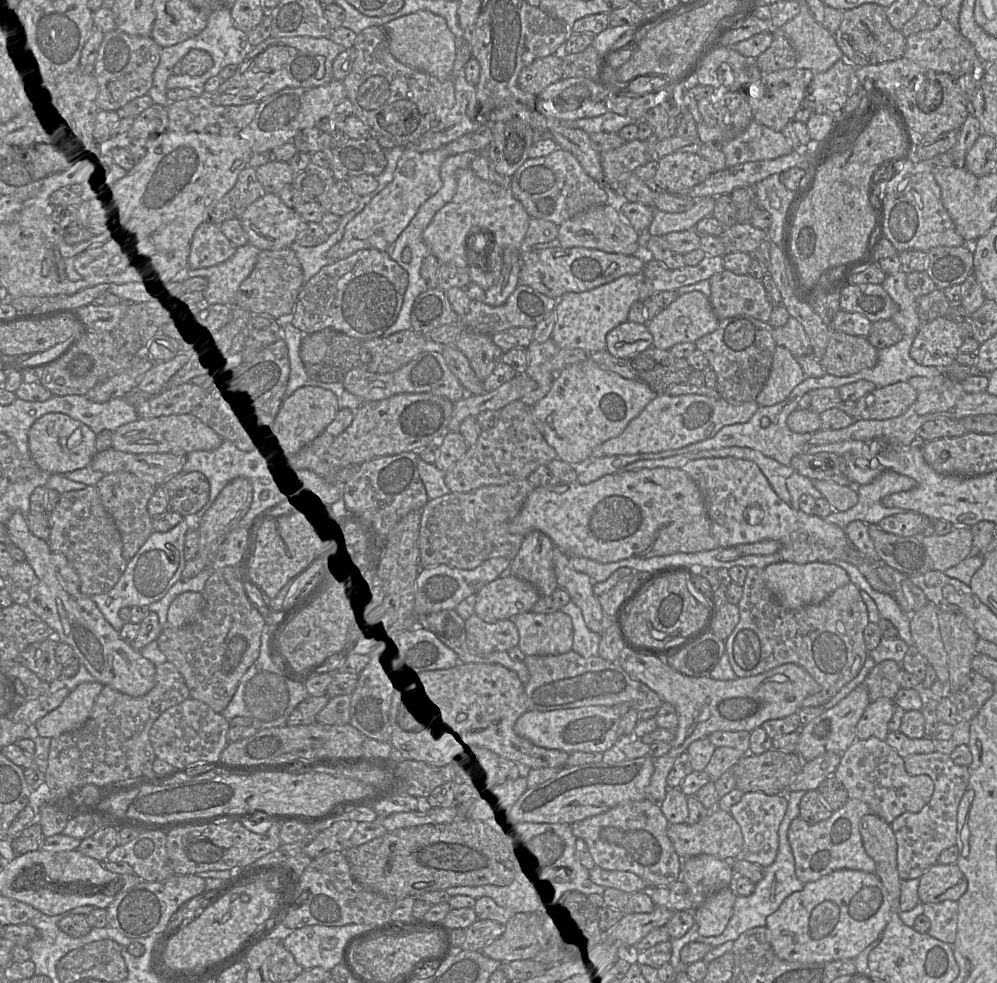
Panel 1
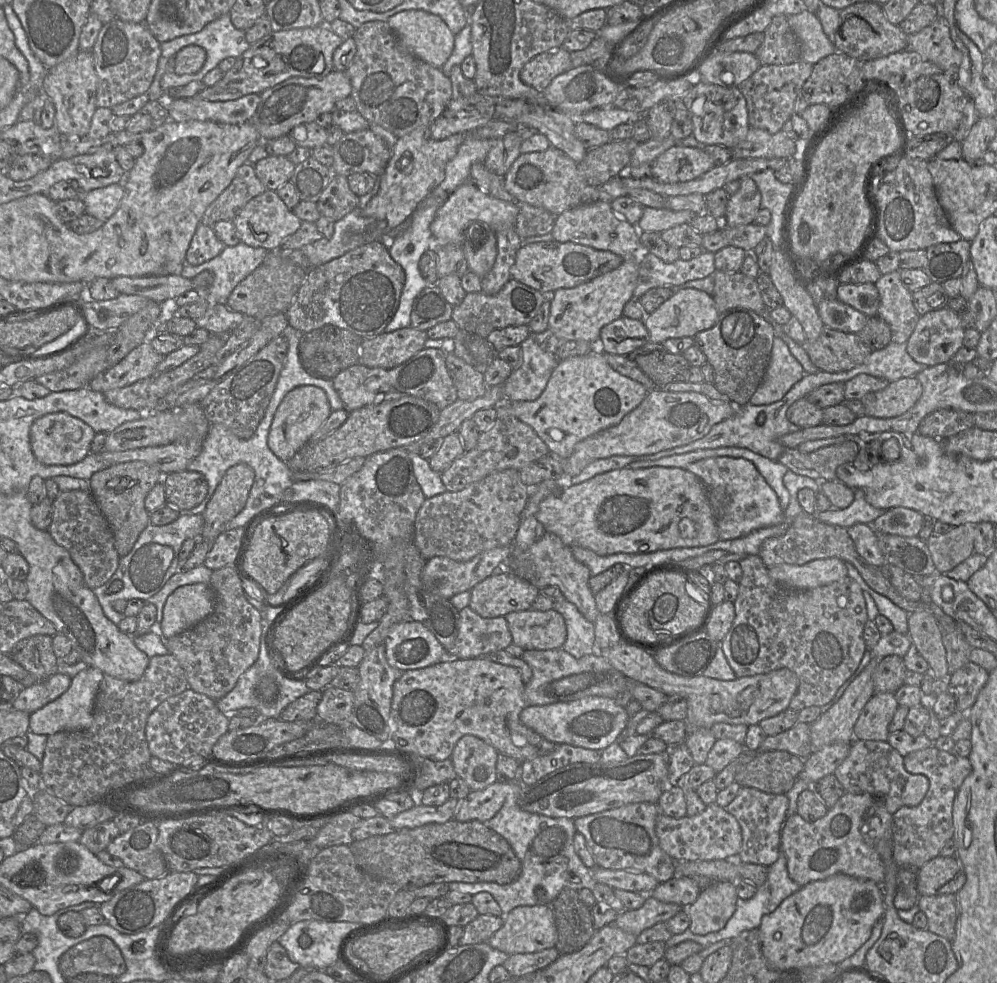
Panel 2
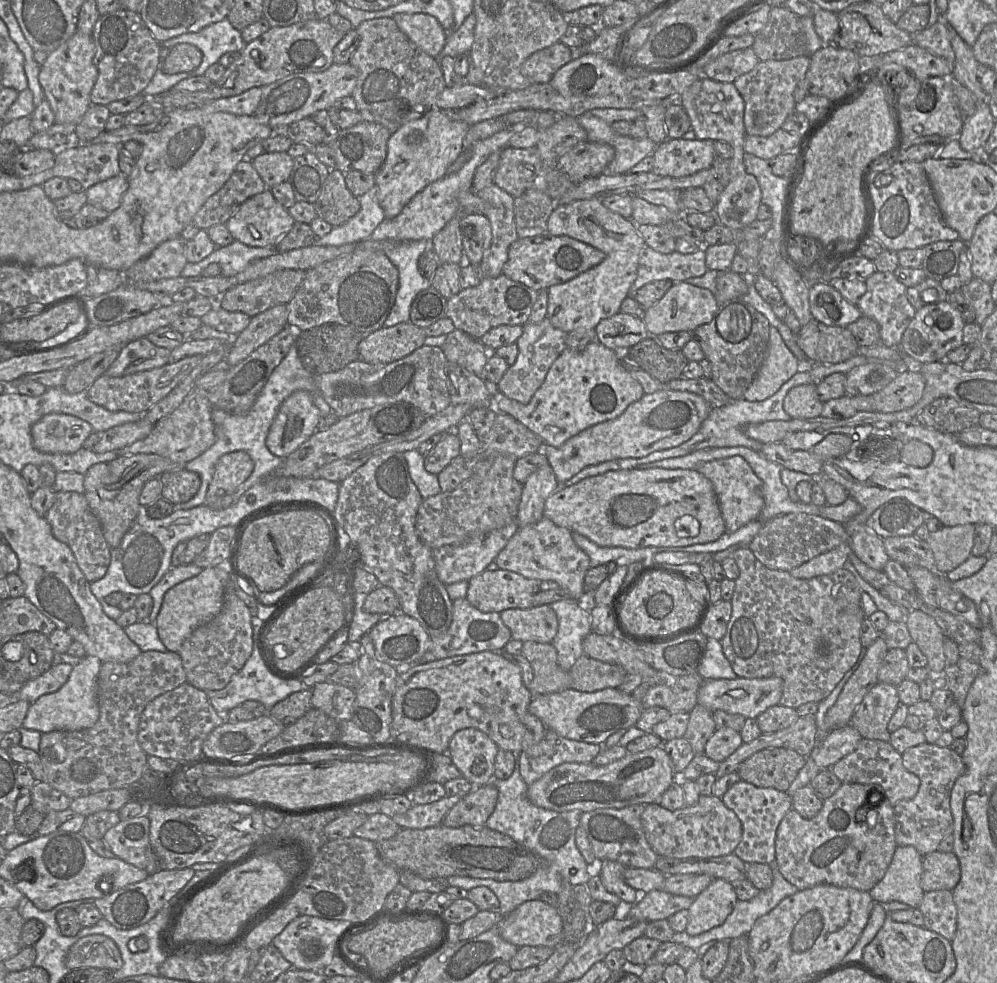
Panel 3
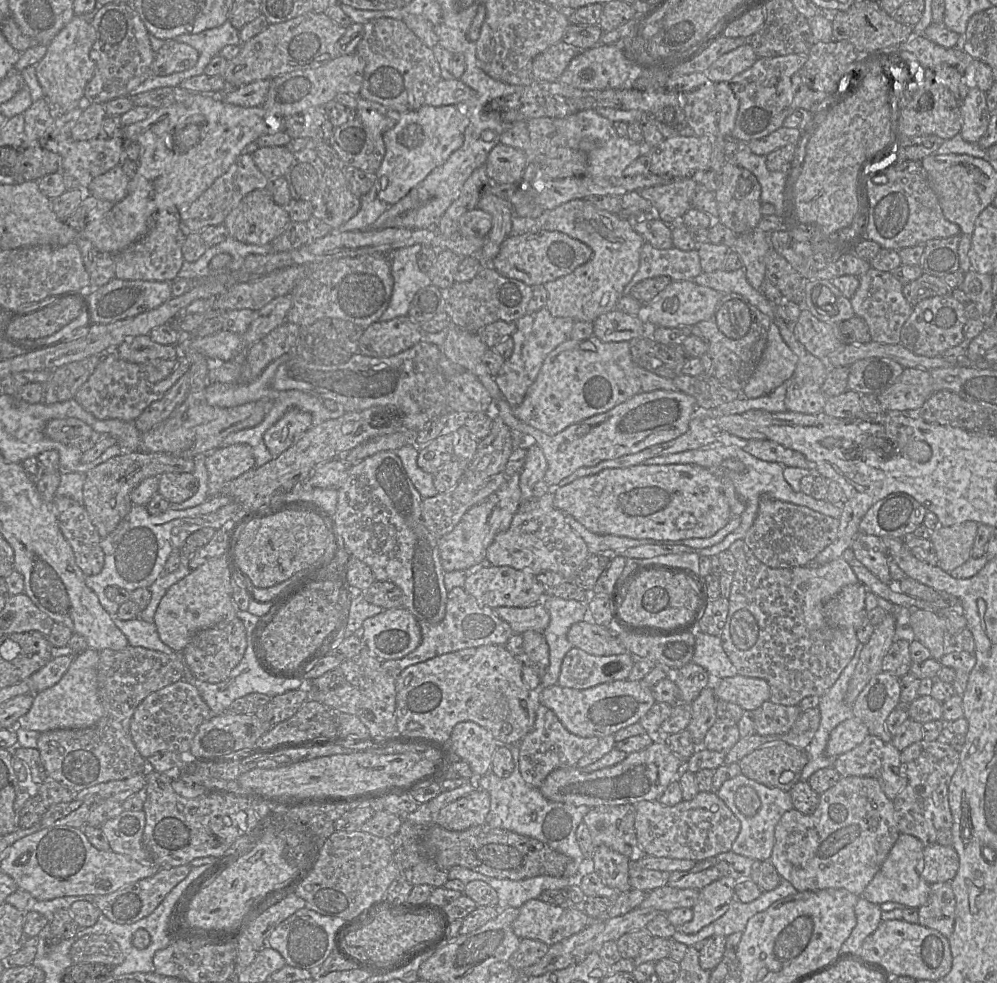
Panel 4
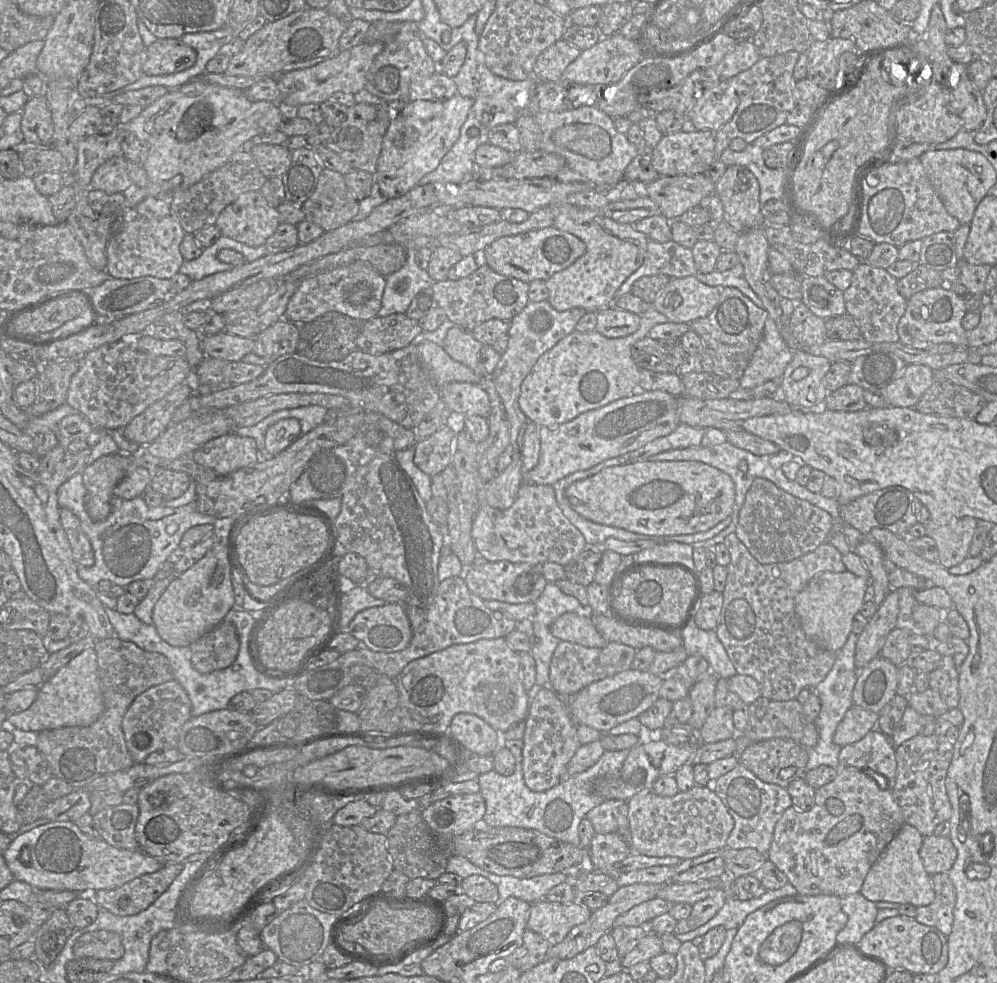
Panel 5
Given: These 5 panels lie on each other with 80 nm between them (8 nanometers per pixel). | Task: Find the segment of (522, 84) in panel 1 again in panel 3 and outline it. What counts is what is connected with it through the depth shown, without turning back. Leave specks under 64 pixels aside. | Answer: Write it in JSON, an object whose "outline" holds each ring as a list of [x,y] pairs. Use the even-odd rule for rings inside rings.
{"outline":[[[557,42],[528,57],[521,66],[521,73],[533,84],[549,83],[554,74],[571,60],[570,48]]]}

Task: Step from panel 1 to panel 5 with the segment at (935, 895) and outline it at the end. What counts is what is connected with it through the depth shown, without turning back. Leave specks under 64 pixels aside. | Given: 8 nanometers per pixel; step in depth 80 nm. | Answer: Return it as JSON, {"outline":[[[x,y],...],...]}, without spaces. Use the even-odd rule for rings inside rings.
{"outline":[[[932,834],[923,838],[920,857],[929,875],[948,873],[957,858],[957,850],[949,836]]]}

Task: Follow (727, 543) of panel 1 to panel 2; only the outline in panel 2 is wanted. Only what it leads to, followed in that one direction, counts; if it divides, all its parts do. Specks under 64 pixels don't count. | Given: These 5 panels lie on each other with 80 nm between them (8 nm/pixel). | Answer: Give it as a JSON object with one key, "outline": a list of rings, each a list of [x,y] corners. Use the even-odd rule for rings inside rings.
{"outline":[[[715,457],[691,463],[686,469],[695,474],[706,488],[720,540],[737,539],[784,520],[784,512],[775,491],[751,461],[744,458]]]}

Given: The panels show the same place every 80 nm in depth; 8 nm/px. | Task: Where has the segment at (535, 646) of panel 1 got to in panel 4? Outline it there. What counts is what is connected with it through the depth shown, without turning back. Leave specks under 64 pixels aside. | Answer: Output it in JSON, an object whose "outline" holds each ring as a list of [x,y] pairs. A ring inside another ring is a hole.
{"outline":[[[541,602],[522,608],[497,607],[492,609],[499,618],[509,623],[514,633],[520,635],[527,630],[543,634],[550,622],[549,612]]]}

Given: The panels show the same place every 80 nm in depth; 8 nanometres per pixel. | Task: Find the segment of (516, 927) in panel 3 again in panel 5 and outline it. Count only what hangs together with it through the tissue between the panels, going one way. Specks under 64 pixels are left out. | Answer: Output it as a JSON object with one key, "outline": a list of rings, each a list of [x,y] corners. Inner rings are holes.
{"outline":[[[542,899],[531,904],[526,928],[554,946],[561,943],[573,927],[587,921],[591,913],[578,901],[561,904]]]}

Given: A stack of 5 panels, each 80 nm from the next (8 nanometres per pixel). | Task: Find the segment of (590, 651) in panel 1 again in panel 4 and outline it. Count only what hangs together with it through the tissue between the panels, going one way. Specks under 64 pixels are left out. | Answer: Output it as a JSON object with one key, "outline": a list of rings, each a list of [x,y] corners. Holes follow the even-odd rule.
{"outline":[[[544,594],[541,603],[550,615],[549,625],[543,632],[549,646],[550,663],[541,678],[541,687],[548,687],[557,684],[563,658],[573,647],[567,639],[570,627],[589,618],[586,602],[566,600]]]}

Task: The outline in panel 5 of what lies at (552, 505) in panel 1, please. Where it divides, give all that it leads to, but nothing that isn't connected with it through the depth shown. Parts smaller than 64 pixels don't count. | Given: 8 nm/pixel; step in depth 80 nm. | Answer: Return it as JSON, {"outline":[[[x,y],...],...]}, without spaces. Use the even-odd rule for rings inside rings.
{"outline":[[[644,460],[604,468],[593,476],[572,483],[565,496],[577,513],[592,522],[638,534],[670,536],[704,532],[730,517],[736,493],[735,484],[728,474],[703,462]]]}

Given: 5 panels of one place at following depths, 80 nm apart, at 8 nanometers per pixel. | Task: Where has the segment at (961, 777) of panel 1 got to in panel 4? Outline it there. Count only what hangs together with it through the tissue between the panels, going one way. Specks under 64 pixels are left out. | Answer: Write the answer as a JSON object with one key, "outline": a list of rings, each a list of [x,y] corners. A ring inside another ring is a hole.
{"outline":[[[938,740],[917,741],[900,752],[902,770],[907,777],[906,787],[893,800],[896,811],[896,822],[900,833],[918,838],[924,846],[936,843],[940,831],[952,828],[952,813],[948,800],[948,787],[959,765],[960,752],[950,744]]]}

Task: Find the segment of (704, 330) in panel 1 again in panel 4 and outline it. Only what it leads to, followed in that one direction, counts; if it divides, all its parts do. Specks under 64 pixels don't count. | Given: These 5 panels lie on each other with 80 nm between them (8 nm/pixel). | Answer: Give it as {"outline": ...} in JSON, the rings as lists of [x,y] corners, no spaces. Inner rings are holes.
{"outline":[[[693,280],[672,281],[653,302],[645,305],[643,317],[656,327],[692,327],[713,315],[720,298],[721,293]]]}

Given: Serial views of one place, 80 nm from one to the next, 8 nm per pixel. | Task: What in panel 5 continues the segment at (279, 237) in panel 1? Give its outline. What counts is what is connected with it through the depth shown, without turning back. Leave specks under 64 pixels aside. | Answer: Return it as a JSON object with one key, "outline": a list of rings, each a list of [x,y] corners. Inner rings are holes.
{"outline":[[[248,191],[222,210],[215,226],[223,236],[251,247],[258,247],[265,244],[280,223],[278,210],[267,202],[261,191]]]}

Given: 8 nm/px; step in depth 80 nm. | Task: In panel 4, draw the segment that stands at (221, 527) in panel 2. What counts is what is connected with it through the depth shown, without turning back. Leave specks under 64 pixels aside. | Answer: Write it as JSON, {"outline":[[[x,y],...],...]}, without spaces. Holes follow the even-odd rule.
{"outline":[[[233,444],[219,447],[206,455],[208,498],[218,496],[222,488],[255,466],[252,447]]]}

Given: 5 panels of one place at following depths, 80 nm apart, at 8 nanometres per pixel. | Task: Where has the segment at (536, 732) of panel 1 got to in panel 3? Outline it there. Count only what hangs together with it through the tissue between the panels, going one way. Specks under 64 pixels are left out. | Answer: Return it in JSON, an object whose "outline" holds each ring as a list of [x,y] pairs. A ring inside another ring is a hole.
{"outline":[[[609,687],[595,692],[566,689],[561,692],[533,696],[528,710],[543,723],[546,729],[554,731],[561,737],[603,744],[618,730],[634,726],[641,717],[644,706],[632,695],[624,693],[619,688]]]}

